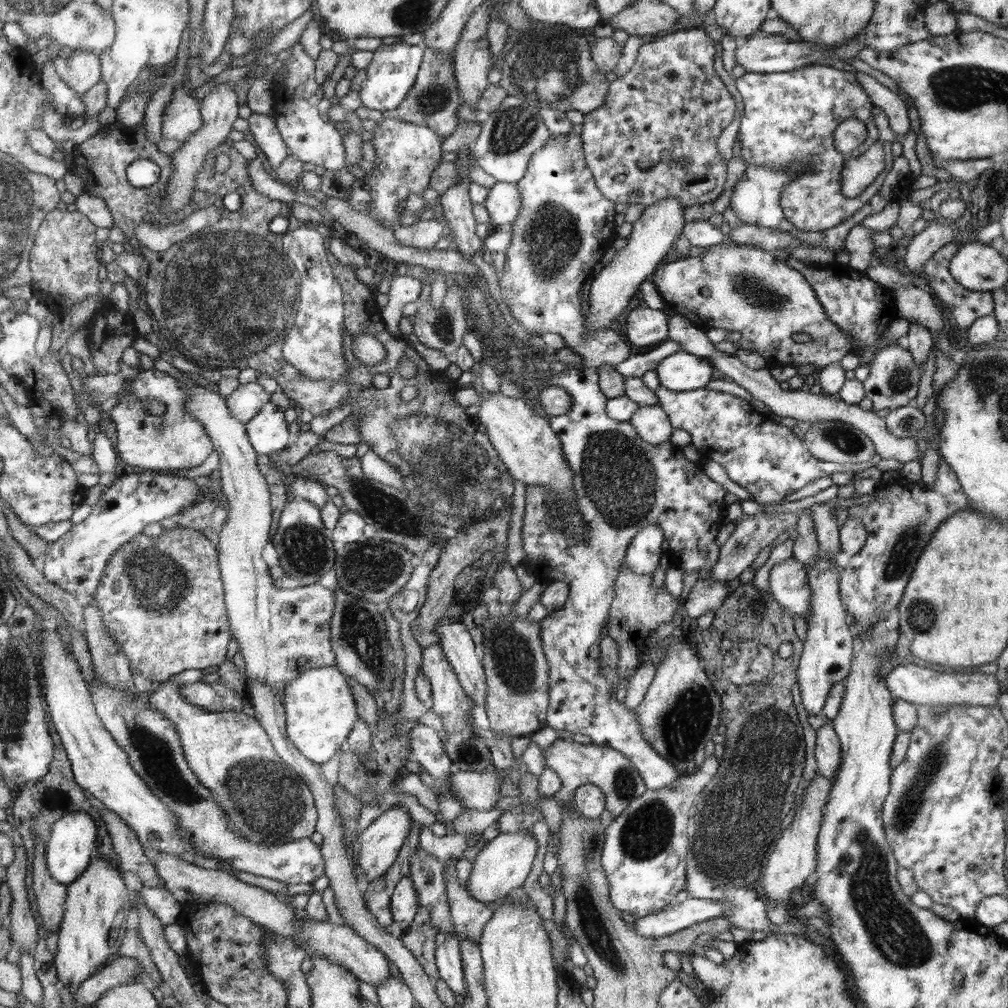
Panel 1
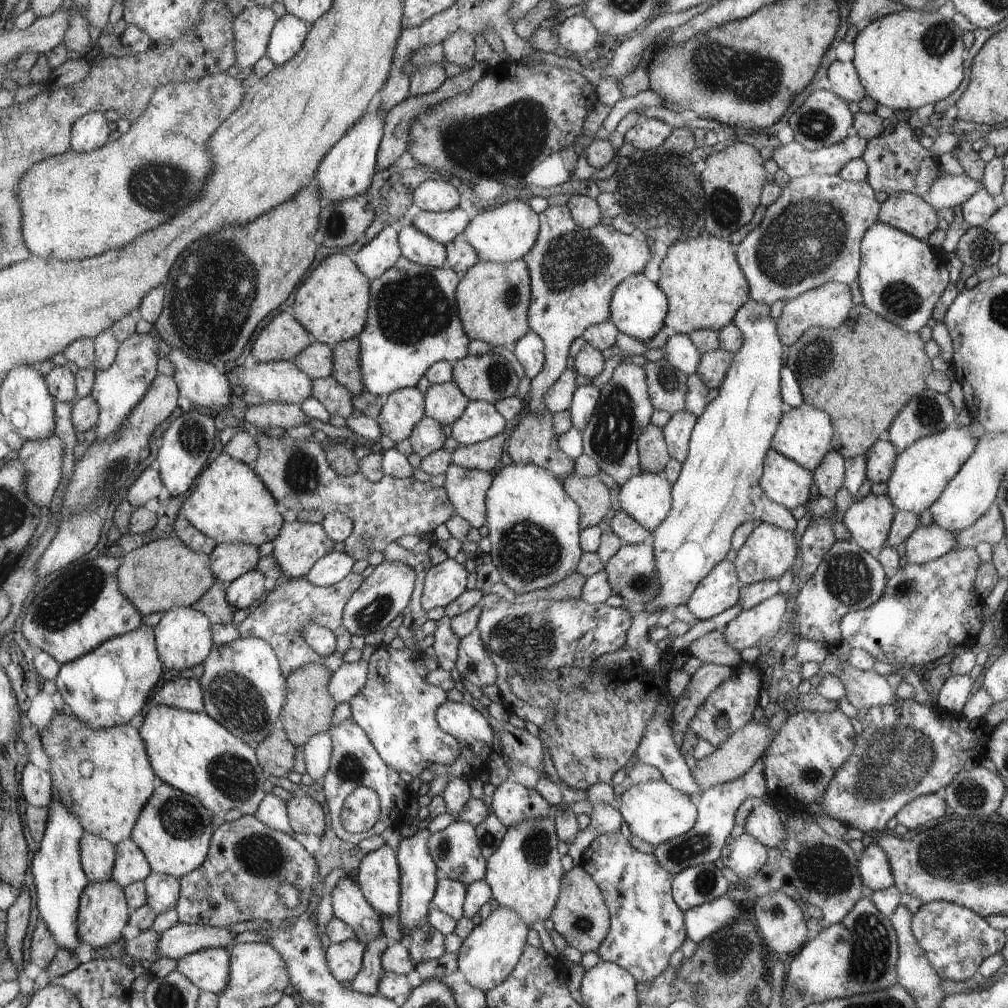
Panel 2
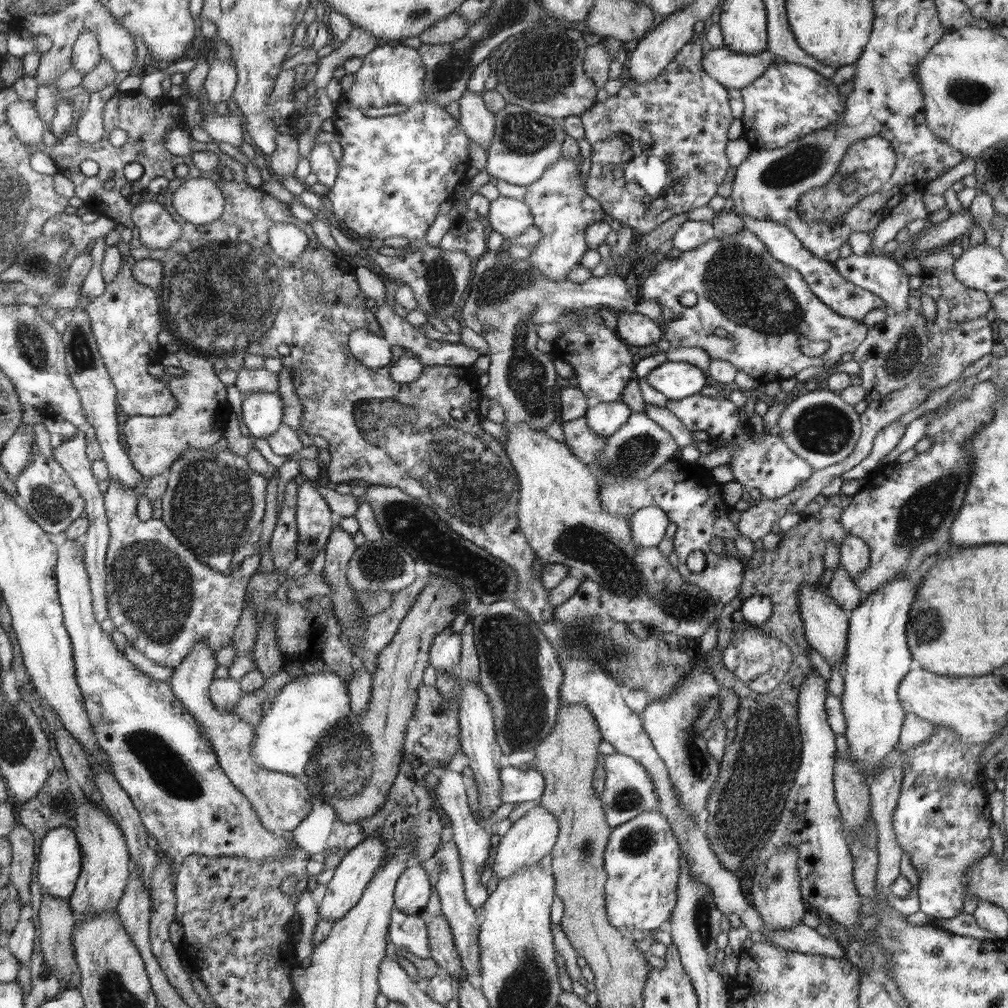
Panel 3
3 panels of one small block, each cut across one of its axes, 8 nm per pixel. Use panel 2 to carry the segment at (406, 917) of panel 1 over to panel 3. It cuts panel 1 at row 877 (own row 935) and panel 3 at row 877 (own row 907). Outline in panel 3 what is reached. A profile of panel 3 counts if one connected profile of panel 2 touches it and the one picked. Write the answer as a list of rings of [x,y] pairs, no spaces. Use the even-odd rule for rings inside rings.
[[[415,864],[407,866],[405,872],[402,872],[394,894],[396,910],[408,916],[422,915],[422,910],[432,894],[432,884],[426,874],[428,869],[428,866]]]

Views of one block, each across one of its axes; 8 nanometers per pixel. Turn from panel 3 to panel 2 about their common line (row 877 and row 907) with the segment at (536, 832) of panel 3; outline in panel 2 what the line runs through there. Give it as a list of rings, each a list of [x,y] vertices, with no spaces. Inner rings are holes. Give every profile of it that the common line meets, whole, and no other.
[[[497,906],[486,920],[476,925],[471,934],[462,941],[457,955],[458,969],[462,971],[470,986],[488,992],[504,983],[521,960],[530,928],[531,926],[518,916],[518,912],[506,906]]]

